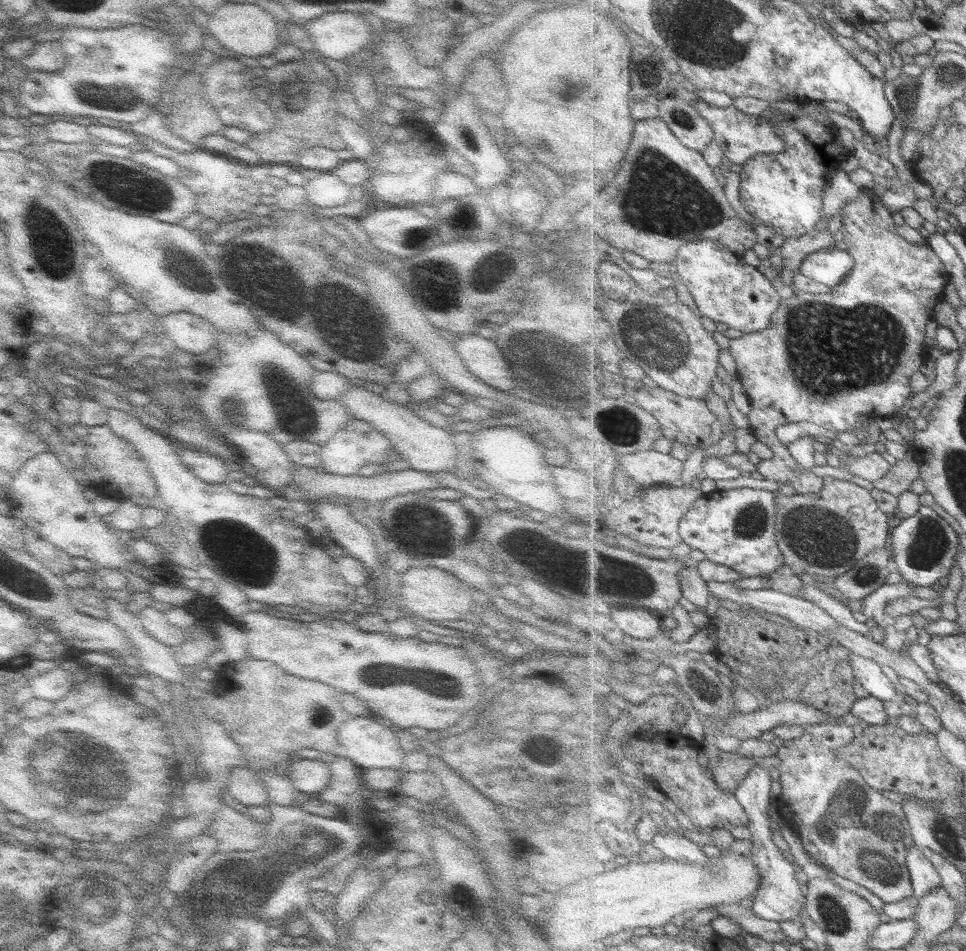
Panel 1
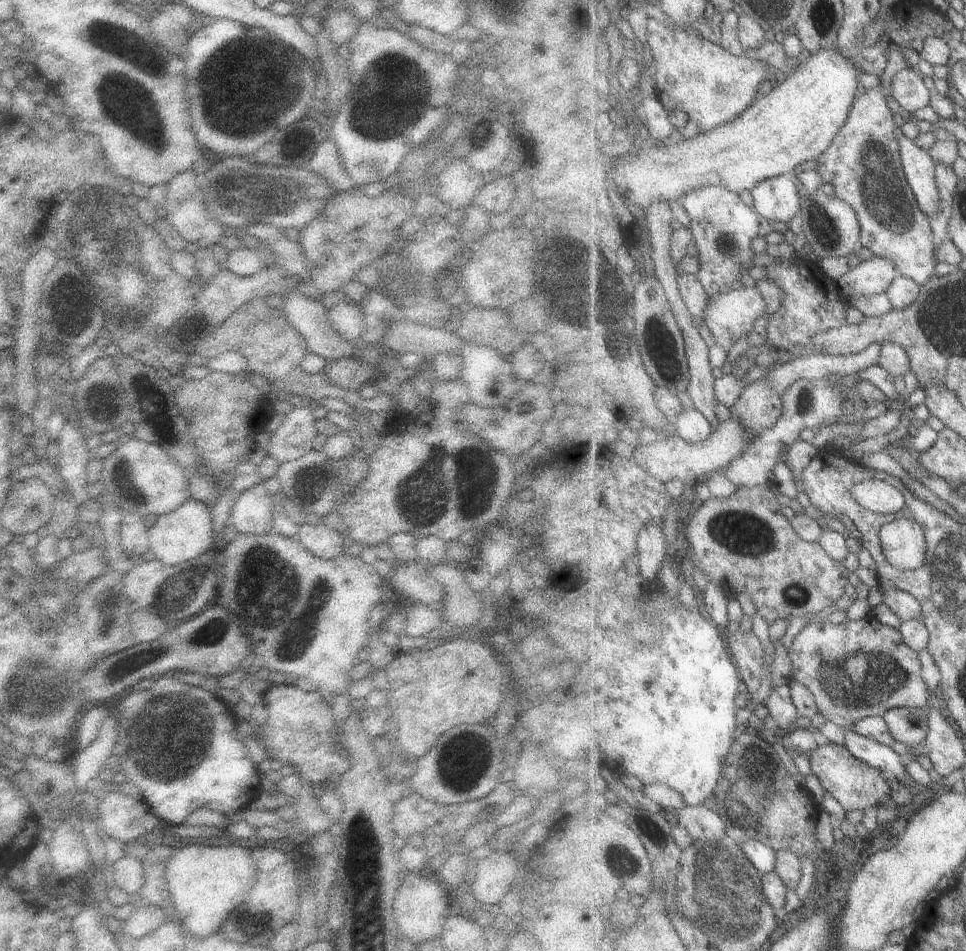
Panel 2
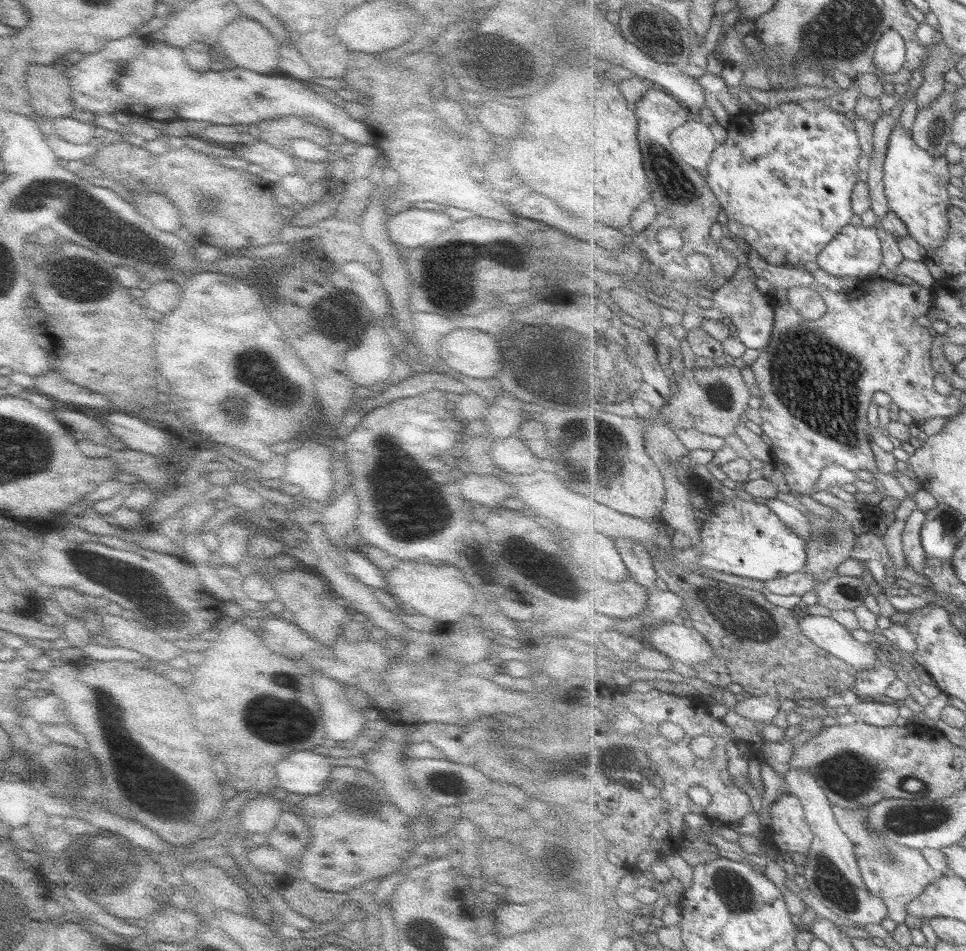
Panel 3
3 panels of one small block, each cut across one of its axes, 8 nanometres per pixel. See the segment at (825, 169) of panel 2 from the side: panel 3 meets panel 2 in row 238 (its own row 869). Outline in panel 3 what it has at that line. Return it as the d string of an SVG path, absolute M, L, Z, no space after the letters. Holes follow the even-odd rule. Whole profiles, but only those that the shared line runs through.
M834 805L837 822L856 845L856 855L864 883L875 897L882 898L888 905L888 918L895 924L906 924L909 918L906 904L916 899L940 874L928 863L921 850L903 846L890 837L875 834L868 828L866 811L860 808L845 808Z

